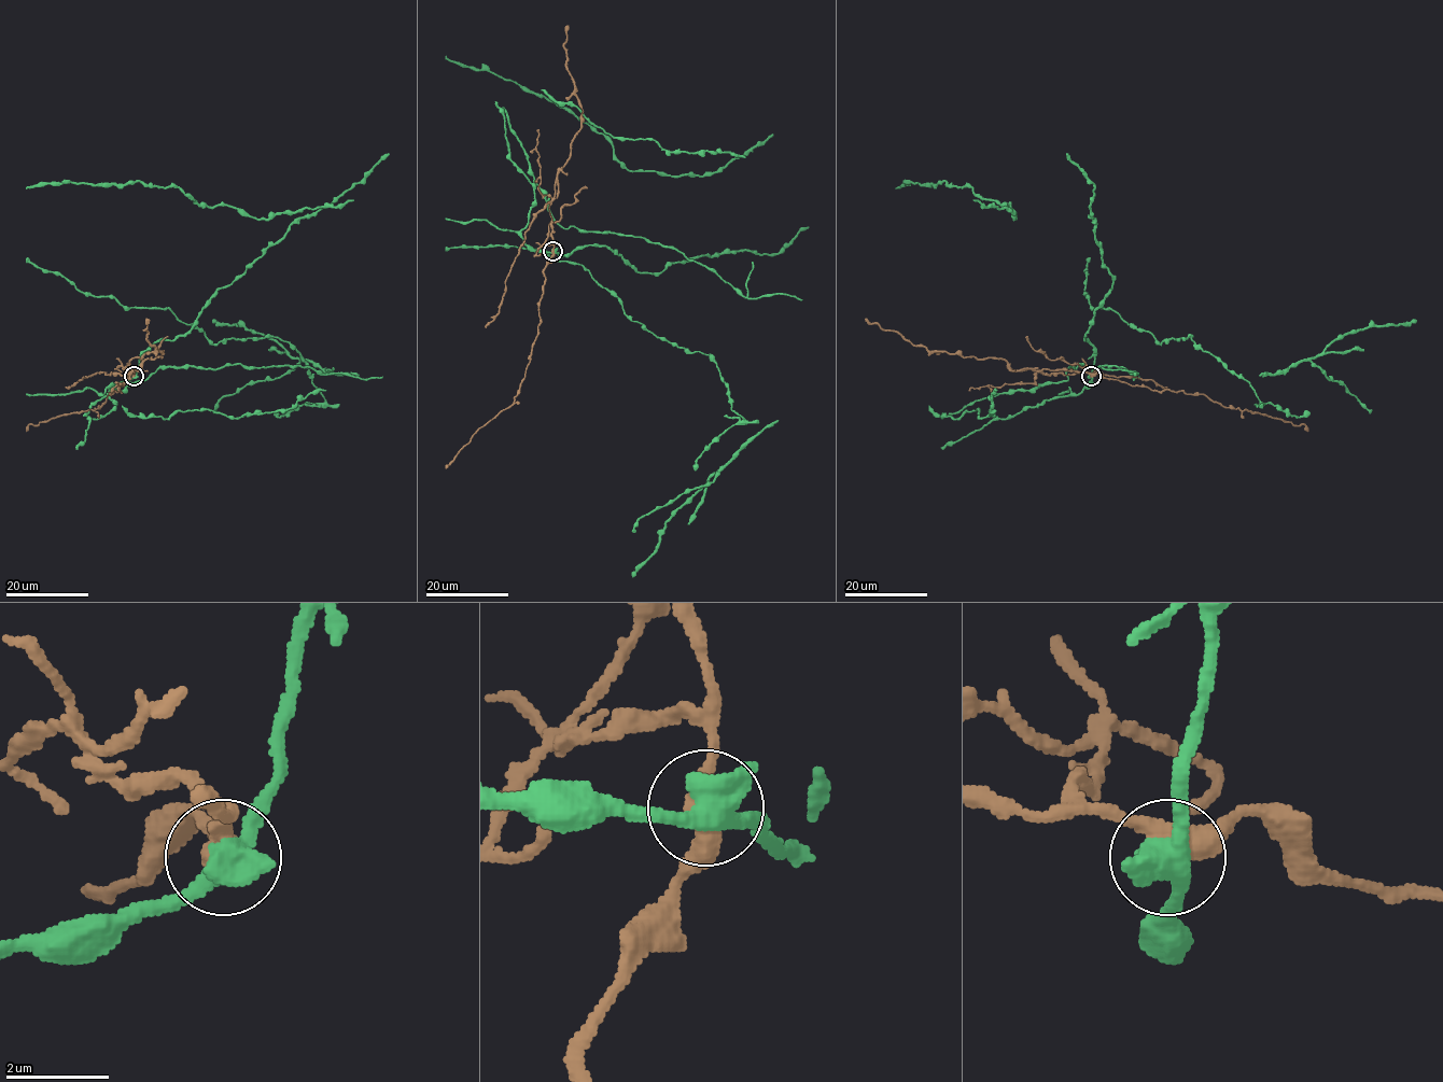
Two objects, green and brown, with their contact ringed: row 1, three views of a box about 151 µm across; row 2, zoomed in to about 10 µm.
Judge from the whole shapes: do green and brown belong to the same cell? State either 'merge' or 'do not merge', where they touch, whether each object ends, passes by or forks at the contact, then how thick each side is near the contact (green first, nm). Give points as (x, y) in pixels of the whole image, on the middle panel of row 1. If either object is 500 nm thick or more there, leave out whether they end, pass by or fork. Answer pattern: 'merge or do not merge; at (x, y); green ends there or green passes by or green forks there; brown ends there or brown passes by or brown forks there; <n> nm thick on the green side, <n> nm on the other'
do not merge; at (552, 251); 550 nm thick on the green side, 360 nm on the other

